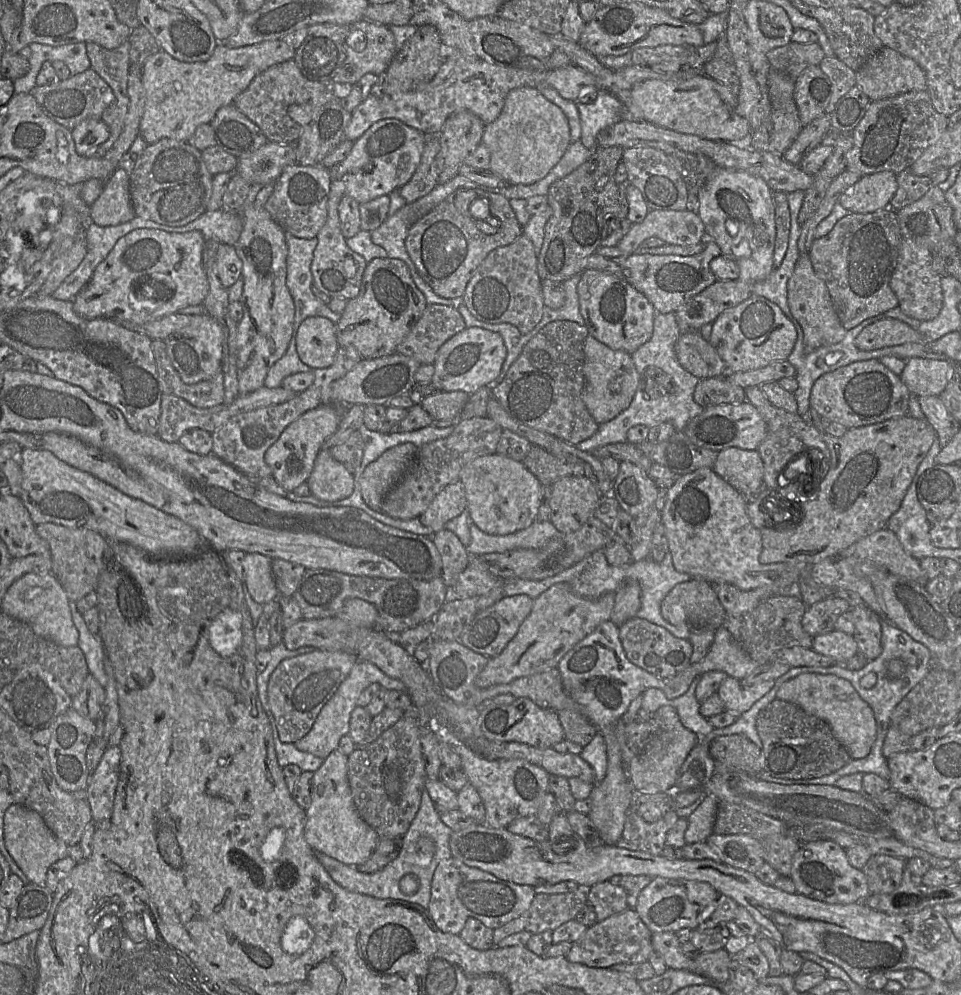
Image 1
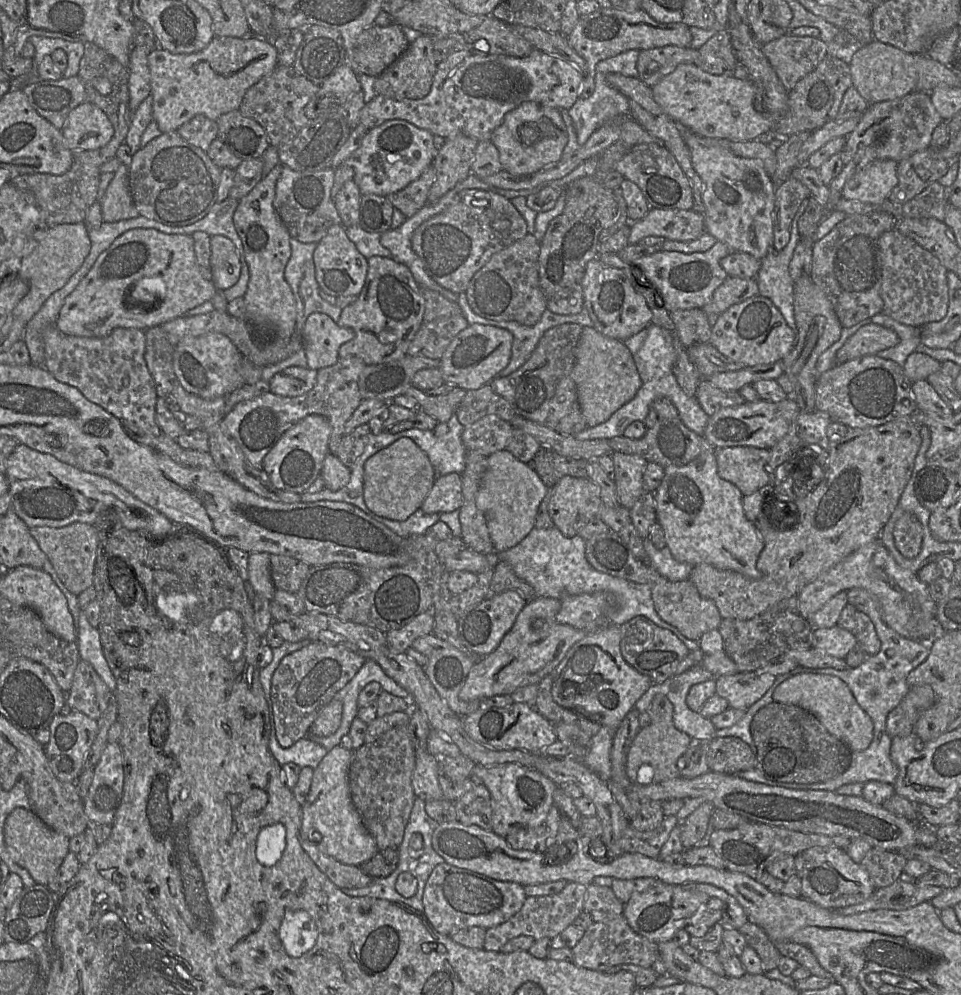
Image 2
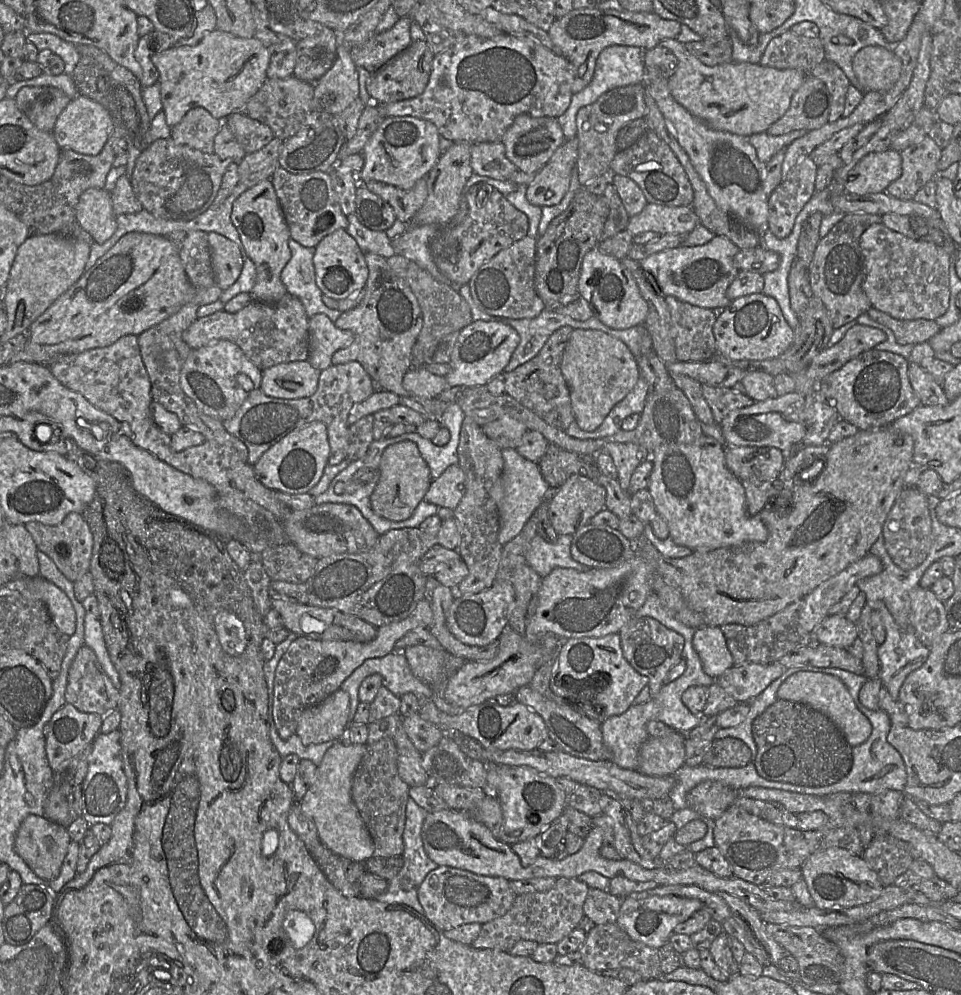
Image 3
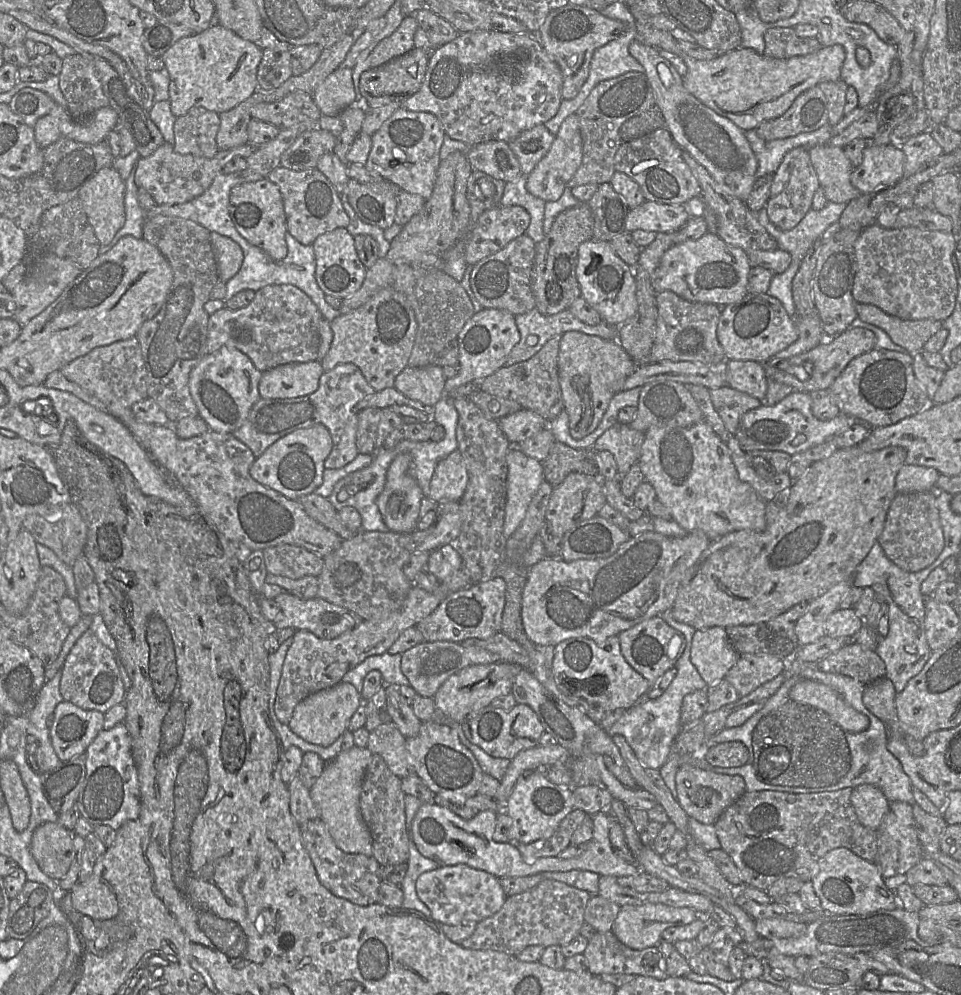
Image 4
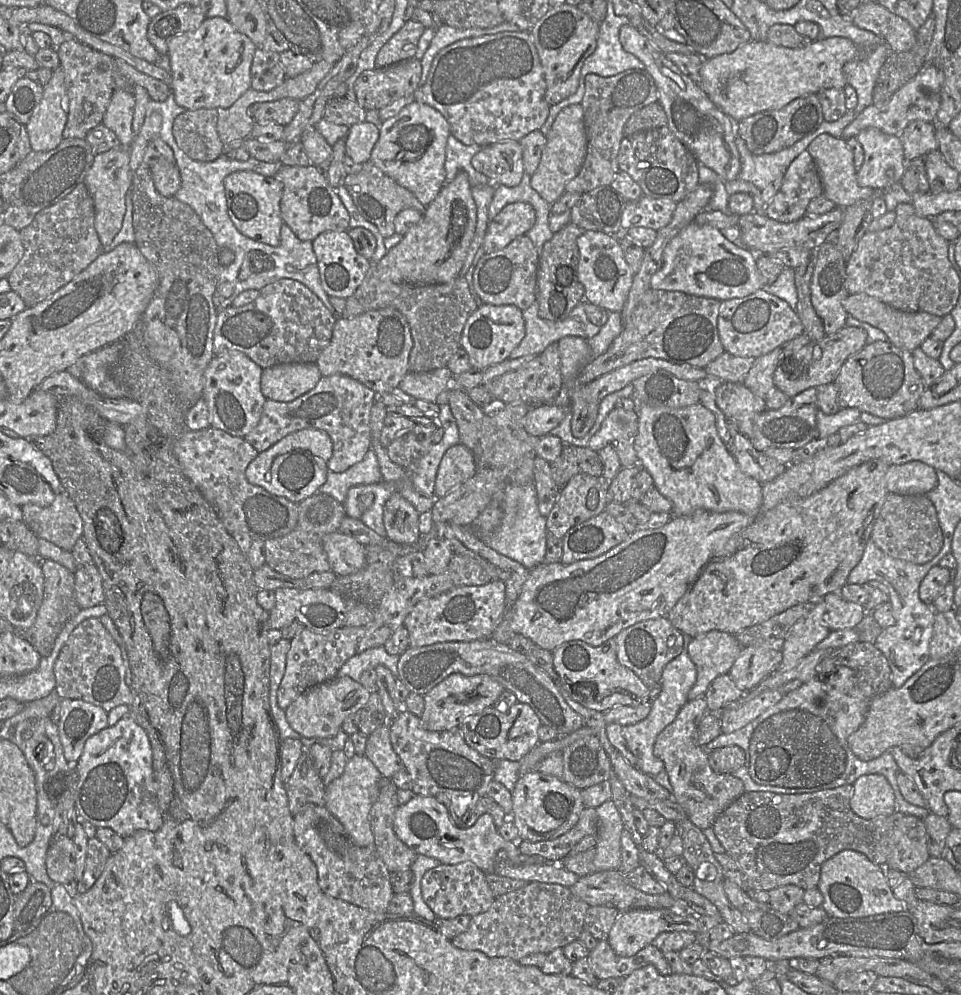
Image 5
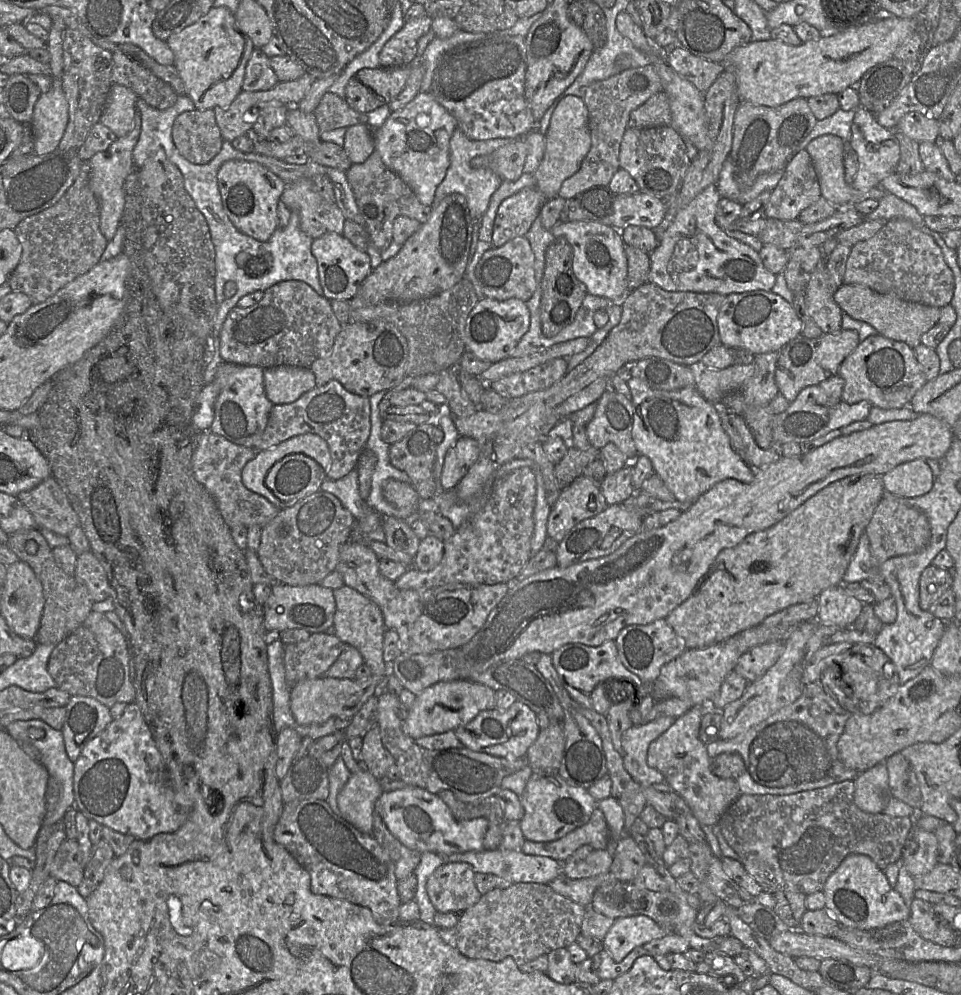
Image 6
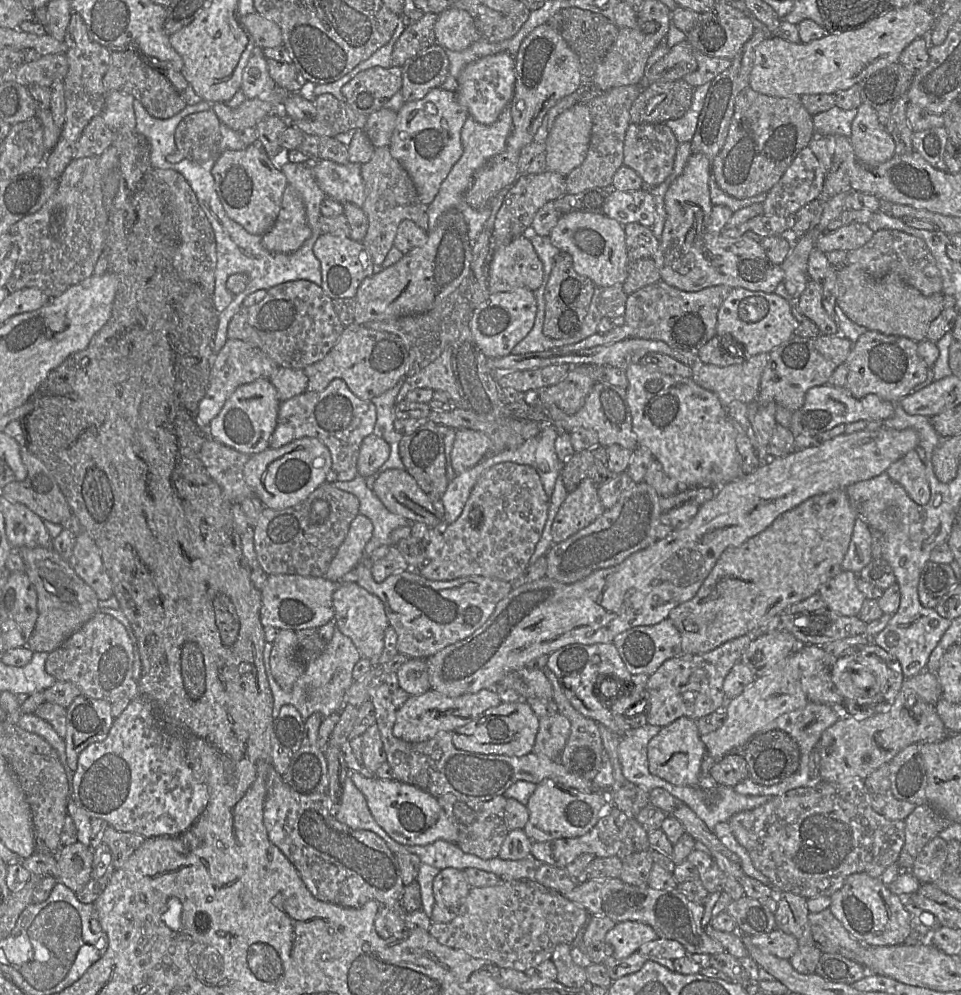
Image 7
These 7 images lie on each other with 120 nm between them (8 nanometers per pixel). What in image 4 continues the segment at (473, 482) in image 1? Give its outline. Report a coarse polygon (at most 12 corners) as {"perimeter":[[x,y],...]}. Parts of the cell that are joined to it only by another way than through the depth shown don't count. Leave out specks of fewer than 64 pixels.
{"perimeter":[[512,444],[504,535],[523,521],[545,480],[542,463]]}

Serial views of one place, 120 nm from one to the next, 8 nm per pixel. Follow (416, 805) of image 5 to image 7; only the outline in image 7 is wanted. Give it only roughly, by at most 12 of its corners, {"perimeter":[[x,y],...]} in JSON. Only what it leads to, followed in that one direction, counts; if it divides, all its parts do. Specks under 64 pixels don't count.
{"perimeter":[[348,775],[379,826],[403,845],[456,843],[436,797],[414,785]]}

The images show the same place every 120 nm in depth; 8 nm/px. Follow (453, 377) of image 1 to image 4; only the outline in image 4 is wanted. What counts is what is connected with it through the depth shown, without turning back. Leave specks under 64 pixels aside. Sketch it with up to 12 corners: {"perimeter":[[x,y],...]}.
{"perimeter":[[483,308],[457,339],[460,371],[444,397],[505,366],[520,341],[515,315]]}

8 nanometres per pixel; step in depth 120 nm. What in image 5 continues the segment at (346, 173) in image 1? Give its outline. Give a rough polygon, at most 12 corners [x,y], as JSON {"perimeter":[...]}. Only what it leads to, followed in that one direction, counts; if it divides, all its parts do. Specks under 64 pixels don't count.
{"perimeter":[[415,100],[380,124],[370,162],[428,206],[450,125]]}

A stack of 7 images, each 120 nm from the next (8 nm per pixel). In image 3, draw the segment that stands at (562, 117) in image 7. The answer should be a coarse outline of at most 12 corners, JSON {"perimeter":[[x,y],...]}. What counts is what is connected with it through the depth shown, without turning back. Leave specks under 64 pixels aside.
{"perimeter":[[578,139],[566,140],[527,185],[526,198],[561,202],[578,159]]}

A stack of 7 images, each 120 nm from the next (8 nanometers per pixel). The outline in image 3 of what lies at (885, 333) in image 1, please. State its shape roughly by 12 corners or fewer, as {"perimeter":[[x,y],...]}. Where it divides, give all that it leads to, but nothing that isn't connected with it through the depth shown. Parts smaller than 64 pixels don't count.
{"perimeter":[[856,324],[812,359],[807,375],[821,381],[884,342],[880,329]]}

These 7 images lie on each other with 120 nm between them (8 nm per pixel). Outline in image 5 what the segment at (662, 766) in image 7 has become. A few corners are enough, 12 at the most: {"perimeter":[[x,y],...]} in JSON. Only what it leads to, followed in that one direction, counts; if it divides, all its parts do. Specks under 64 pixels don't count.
{"perimeter":[[687,701],[656,738],[673,799],[699,829],[744,792],[715,773],[696,730],[708,712]]}

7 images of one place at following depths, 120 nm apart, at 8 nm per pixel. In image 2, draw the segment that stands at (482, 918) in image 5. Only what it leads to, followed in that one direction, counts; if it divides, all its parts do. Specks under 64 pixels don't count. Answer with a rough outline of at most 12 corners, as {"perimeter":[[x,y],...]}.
{"perimeter":[[587,887],[527,897],[509,920],[486,929],[483,948],[521,935],[554,938],[584,910]]}

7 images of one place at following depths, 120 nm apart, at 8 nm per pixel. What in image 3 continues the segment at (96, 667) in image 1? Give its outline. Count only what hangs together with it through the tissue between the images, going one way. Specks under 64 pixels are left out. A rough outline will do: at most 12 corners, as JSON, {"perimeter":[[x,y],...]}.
{"perimeter":[[86,613],[84,644],[96,654],[113,685],[121,680],[106,648],[99,617]]}

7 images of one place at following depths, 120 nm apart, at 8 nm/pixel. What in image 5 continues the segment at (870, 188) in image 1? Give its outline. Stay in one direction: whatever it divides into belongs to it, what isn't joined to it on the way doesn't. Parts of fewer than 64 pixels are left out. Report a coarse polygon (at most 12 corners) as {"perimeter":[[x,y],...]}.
{"perimeter":[[867,128],[858,185],[899,183],[905,158],[898,136]]}

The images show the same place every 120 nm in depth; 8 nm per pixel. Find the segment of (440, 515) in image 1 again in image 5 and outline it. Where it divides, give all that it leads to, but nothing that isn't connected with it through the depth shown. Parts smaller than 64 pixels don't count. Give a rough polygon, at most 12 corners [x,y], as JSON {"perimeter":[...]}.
{"perimeter":[[451,446],[439,464],[435,497],[445,496],[475,472],[473,452]]}

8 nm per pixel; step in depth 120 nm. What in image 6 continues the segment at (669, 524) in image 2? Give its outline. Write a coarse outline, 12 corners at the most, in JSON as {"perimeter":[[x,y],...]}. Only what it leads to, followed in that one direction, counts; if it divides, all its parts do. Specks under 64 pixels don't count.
{"perimeter":[[633,376],[632,437],[676,500],[755,469],[696,388]]}

